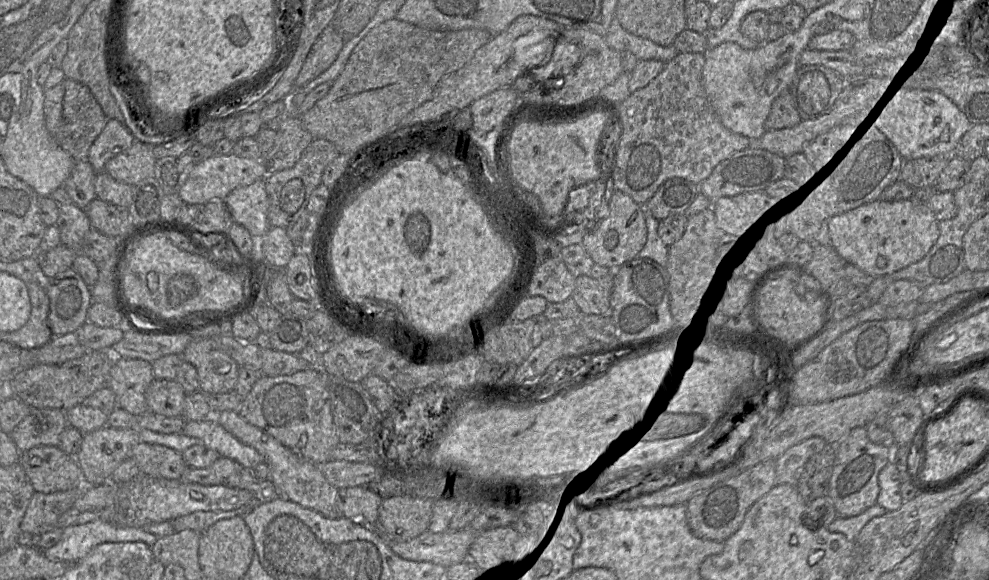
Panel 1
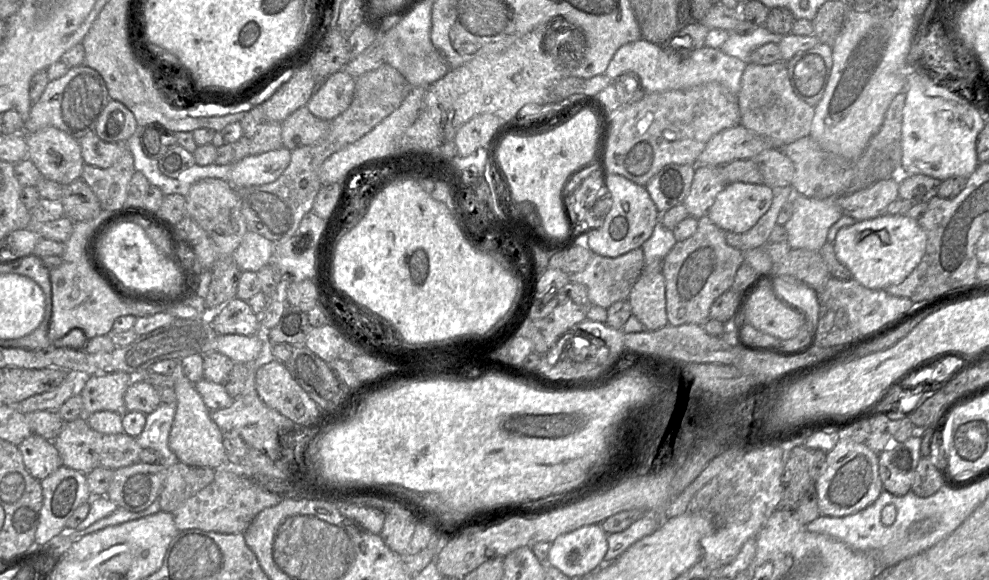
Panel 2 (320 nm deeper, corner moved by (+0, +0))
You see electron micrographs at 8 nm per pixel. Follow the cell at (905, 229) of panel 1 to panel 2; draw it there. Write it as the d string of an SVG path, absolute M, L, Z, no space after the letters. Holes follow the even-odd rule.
M888 215L857 221L841 228L833 242L835 255L851 273L852 279L871 290L885 290L901 283L920 263L927 236L917 219Z

